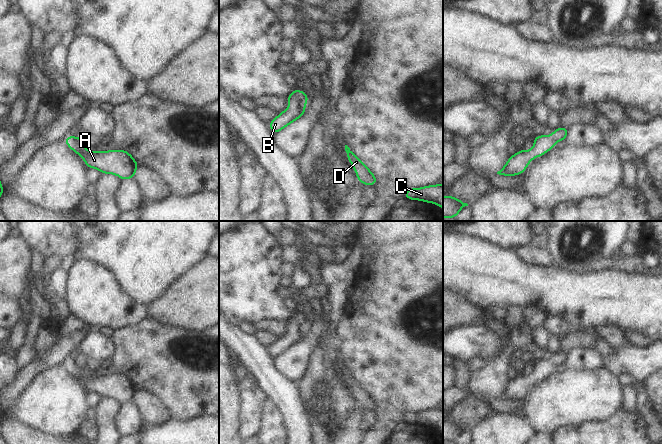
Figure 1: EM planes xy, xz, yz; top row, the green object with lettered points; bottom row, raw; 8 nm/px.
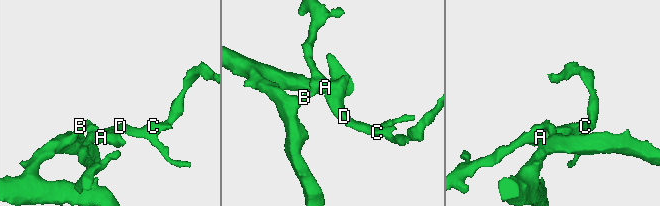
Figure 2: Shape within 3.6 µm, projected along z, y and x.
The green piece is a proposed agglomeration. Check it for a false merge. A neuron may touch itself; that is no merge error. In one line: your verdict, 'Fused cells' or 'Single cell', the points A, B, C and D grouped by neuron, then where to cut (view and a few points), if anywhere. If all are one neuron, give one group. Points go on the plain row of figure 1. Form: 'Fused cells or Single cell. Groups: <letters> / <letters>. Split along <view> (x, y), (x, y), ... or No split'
Single cell. Groups: A B C D. No split

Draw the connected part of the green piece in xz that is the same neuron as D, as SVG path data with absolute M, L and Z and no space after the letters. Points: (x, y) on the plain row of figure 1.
M345 369L345 375L347 377L347 383L350 385L355 397L357 398L358 405L362 408L367 408L368 410L375 409L377 407L377 403L368 391L356 381L355 377L353 377L347 369Z

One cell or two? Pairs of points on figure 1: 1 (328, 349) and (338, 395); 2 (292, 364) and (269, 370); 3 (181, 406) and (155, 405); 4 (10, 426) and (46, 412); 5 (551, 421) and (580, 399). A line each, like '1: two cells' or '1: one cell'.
1: one cell
2: two cells
3: two cells
4: two cells
5: one cell

